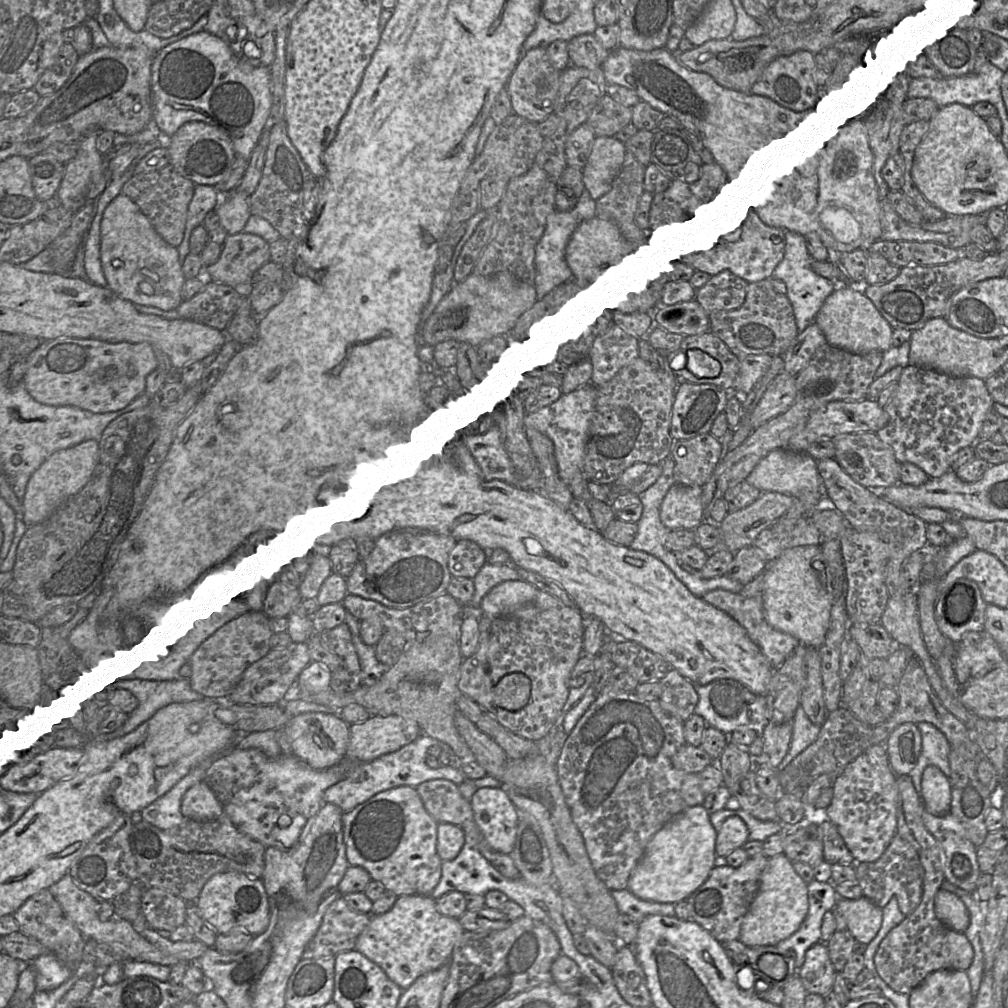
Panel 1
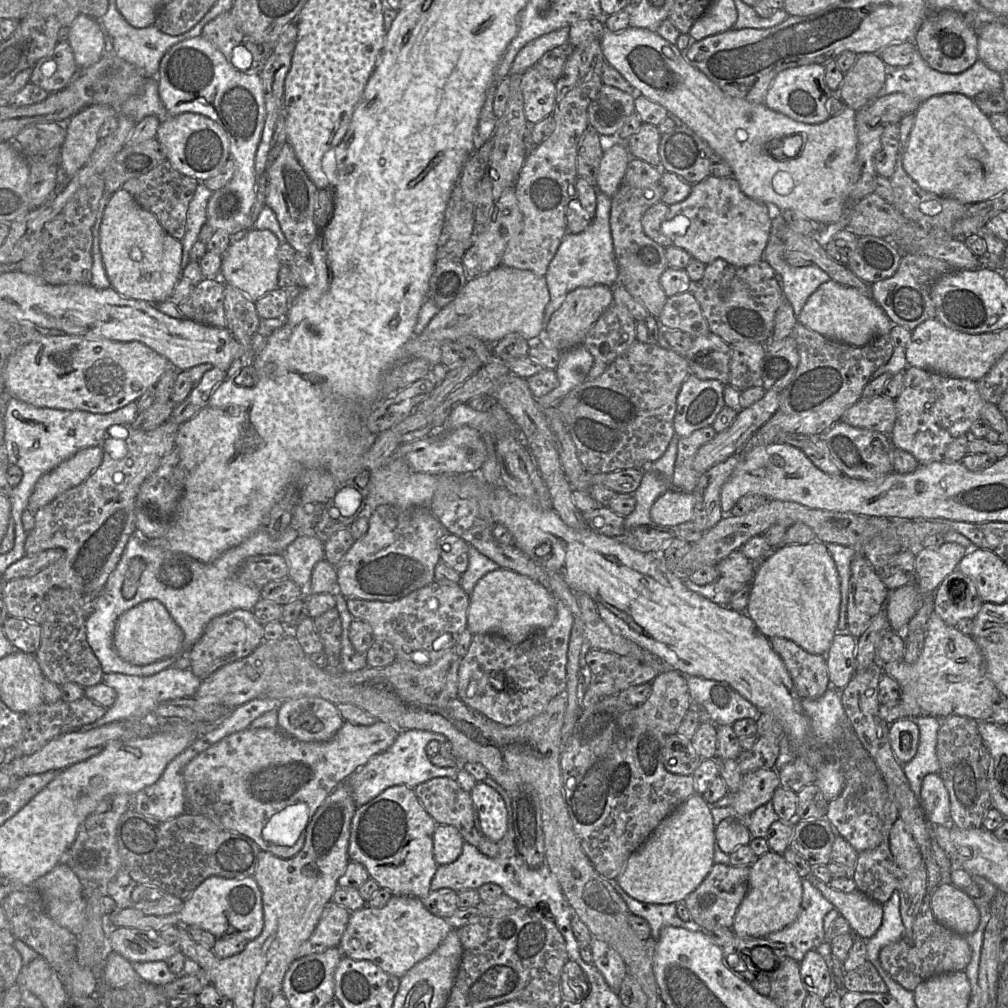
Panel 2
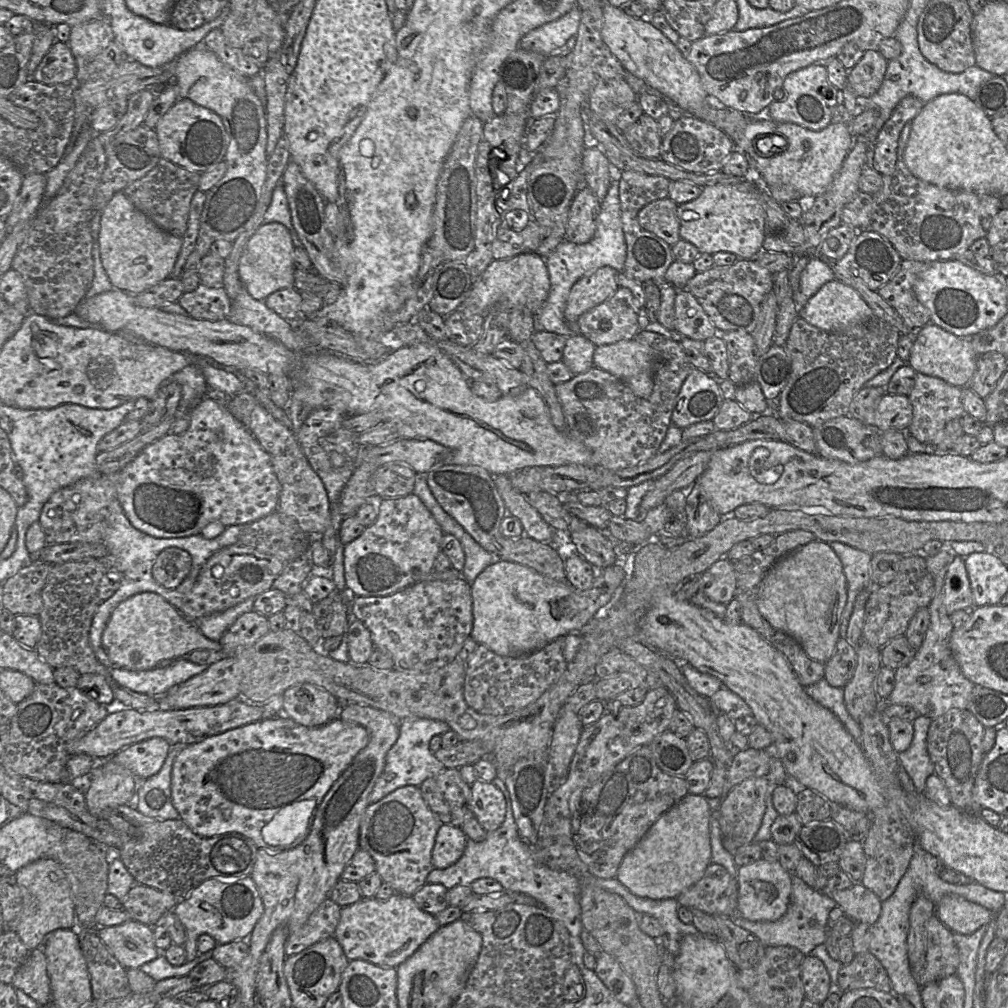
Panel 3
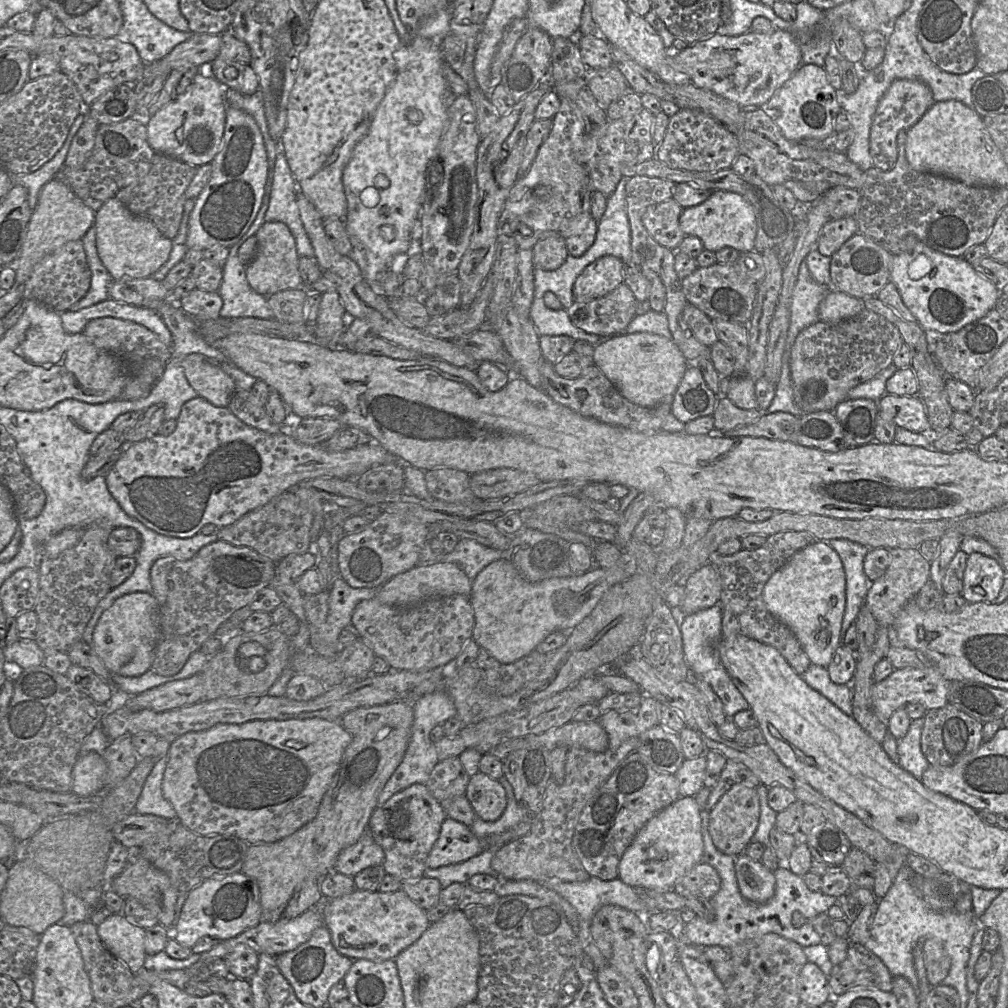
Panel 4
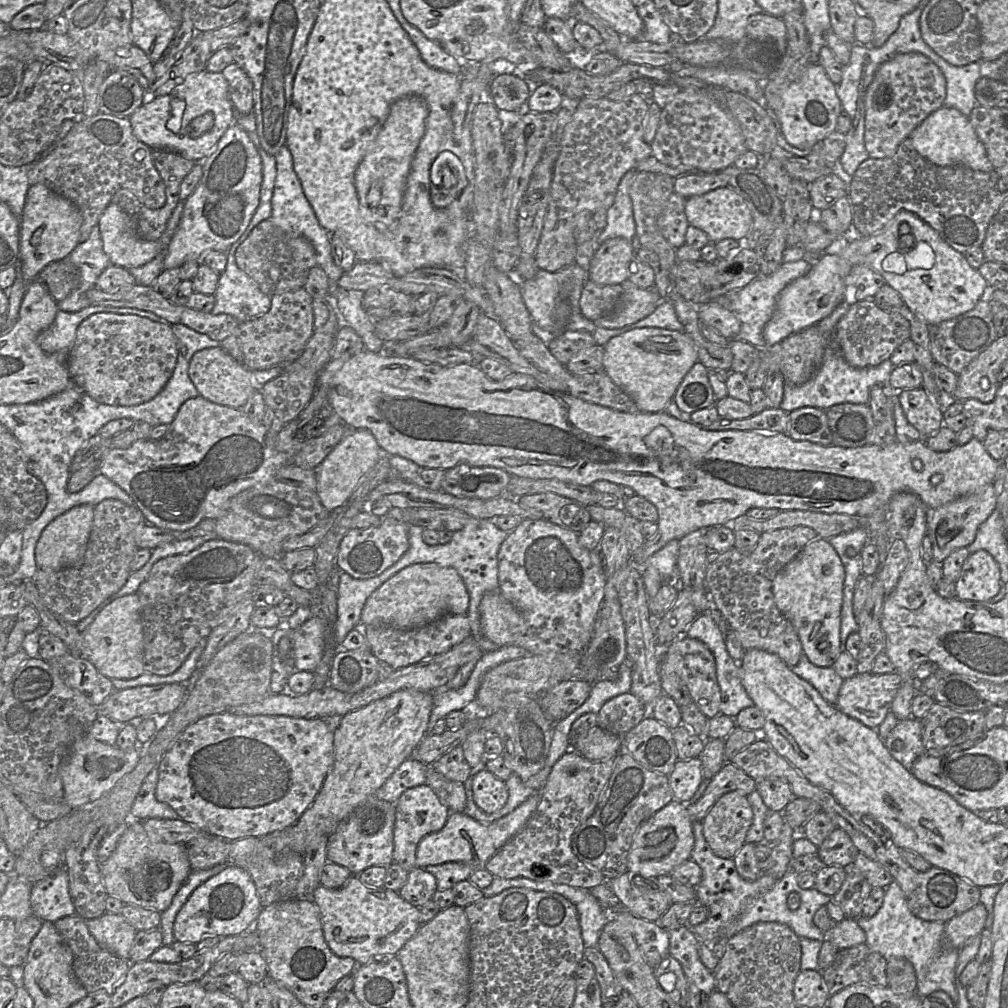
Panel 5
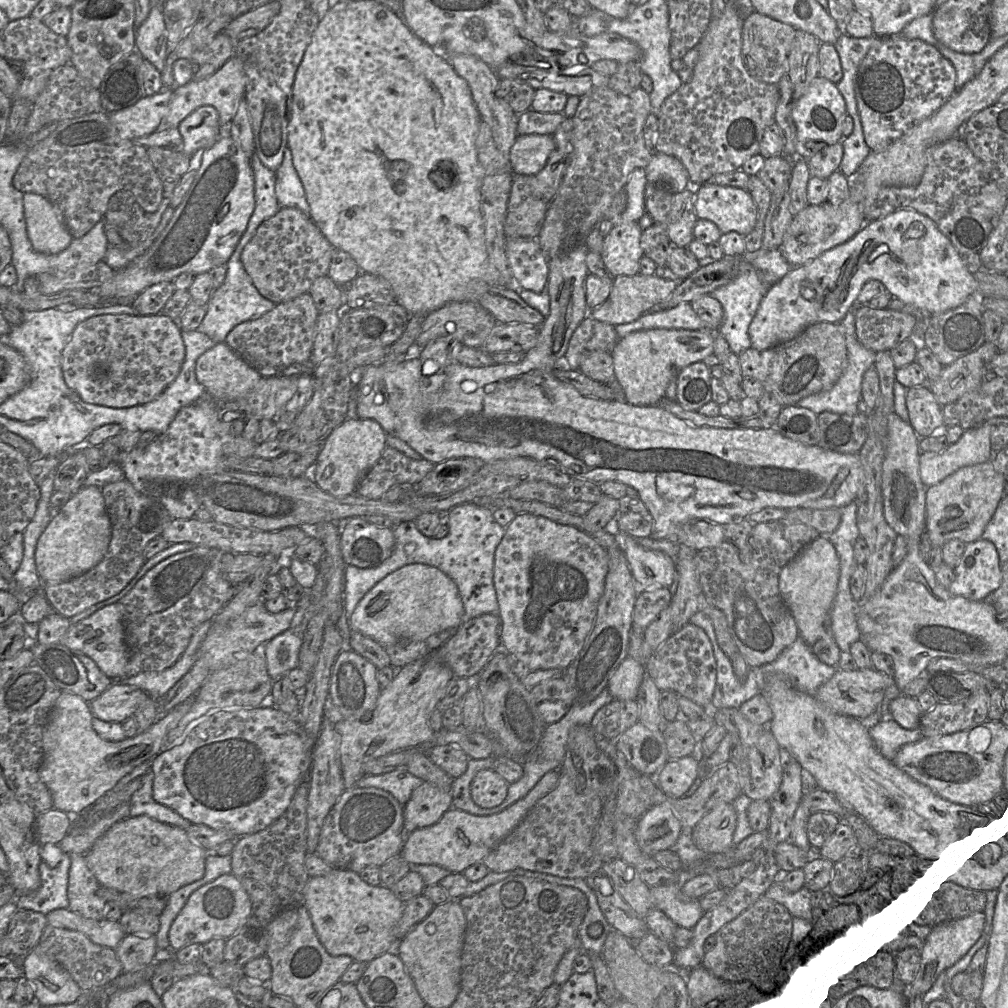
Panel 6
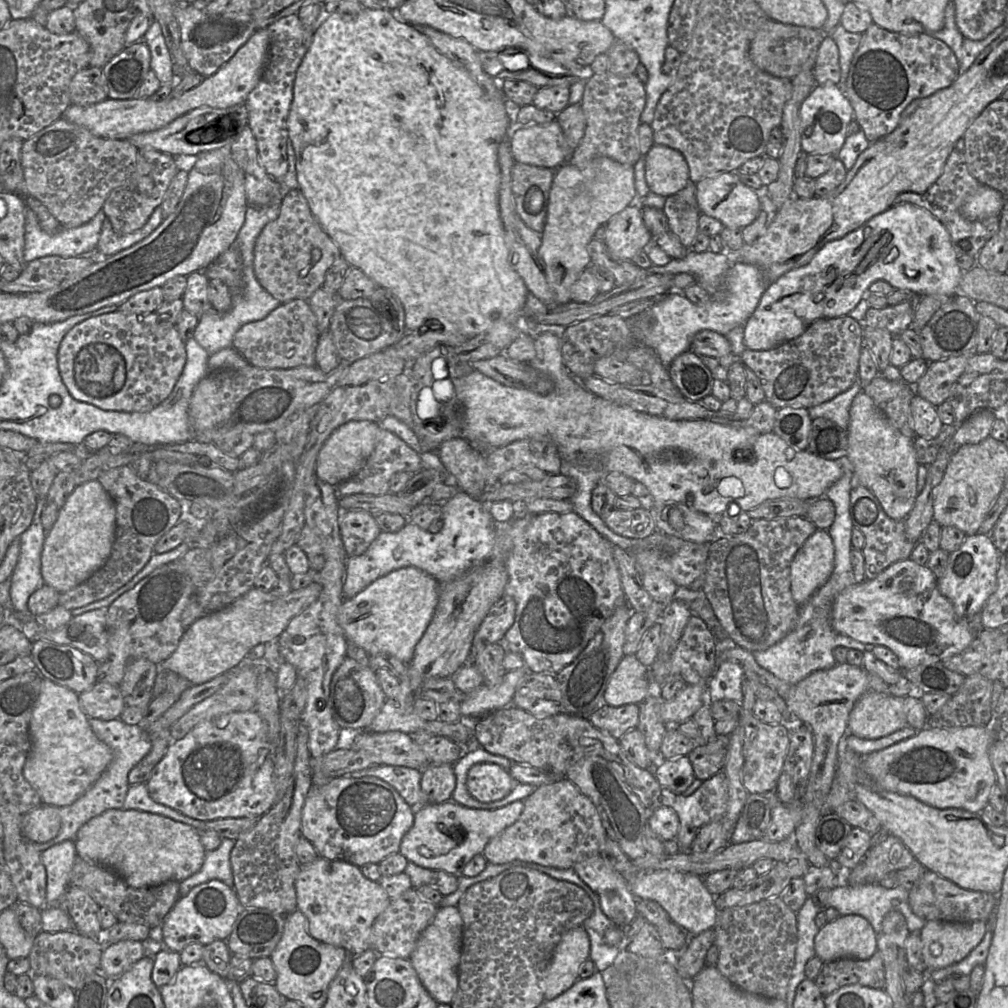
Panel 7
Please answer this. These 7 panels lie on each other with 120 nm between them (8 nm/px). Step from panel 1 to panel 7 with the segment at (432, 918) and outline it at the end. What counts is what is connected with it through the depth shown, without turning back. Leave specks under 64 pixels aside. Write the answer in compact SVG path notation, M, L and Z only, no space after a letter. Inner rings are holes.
M320 856L301 865L295 891L297 909L308 919L309 934L320 942L345 949L353 956L372 948L372 925L391 901L381 884L366 878L360 867Z

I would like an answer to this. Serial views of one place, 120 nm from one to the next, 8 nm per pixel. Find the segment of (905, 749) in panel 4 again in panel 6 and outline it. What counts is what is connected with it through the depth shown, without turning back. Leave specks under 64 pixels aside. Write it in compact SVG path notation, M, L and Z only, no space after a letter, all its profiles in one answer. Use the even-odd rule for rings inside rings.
M890 717L870 721L870 735L880 751L889 760L894 760L899 750L906 744L917 742L922 738L920 727L905 729Z

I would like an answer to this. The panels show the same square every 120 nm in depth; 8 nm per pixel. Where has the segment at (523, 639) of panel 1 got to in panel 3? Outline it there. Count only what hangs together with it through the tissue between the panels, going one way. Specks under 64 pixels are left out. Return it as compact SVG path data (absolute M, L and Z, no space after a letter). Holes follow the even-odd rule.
M564 636L530 654L519 657L500 656L478 644L465 662L463 695L469 707L487 715L505 715L526 707L552 687L564 673Z

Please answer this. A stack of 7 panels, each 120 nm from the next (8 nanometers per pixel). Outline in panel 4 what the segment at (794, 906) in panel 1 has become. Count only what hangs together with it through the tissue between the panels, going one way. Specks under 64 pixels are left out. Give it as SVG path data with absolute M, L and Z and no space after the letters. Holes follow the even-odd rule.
M744 853L736 856L735 872L742 896L752 902L764 903L775 893L774 872L760 861L755 861Z

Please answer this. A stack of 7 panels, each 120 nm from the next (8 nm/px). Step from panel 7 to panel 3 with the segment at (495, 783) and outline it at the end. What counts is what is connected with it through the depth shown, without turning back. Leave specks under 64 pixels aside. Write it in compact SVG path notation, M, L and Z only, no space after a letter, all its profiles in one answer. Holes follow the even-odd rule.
M476 779L470 785L471 810L479 824L486 831L498 829L506 815L506 801L503 793L492 782Z

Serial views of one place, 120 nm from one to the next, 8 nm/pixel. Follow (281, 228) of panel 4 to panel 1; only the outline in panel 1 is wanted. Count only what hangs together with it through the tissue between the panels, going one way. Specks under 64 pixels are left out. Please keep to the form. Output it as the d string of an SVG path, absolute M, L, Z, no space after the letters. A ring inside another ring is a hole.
M242 231L228 235L219 259L204 267L207 280L246 290L253 274L271 260L269 243L259 235Z

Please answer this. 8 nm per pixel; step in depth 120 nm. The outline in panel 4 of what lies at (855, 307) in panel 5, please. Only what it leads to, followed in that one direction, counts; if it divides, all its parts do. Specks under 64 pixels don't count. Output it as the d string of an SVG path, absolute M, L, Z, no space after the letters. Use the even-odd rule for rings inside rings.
M864 308L858 315L838 323L826 323L823 321L818 321L806 327L797 335L790 350L790 373L794 402L804 414L815 413L818 411L834 411L834 409L841 402L848 398L848 393L852 388L861 383L871 380L879 372L891 365L893 363L894 356L896 355L897 351L903 343L904 341L901 333L893 323L888 321L883 316L876 314L866 308Z

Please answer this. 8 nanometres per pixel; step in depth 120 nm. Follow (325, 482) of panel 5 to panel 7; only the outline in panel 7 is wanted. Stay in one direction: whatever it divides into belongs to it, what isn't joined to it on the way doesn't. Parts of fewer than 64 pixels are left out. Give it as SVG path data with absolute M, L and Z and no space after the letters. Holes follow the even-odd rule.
M369 420L349 421L336 428L319 451L316 476L335 487L355 476L373 452L380 428L380 424Z

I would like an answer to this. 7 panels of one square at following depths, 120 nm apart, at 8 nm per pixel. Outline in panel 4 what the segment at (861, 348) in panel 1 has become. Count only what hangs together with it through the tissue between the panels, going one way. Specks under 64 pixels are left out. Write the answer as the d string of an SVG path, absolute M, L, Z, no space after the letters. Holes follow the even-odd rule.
M830 289L819 305L818 316L820 321L838 323L858 315L864 308L863 300Z

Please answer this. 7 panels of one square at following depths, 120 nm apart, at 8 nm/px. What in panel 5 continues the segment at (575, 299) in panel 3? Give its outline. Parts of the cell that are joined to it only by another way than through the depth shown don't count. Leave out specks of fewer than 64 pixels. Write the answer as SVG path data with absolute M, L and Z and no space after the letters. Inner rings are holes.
M612 238L598 245L587 279L599 285L621 285L628 280L636 255L636 244L624 238Z

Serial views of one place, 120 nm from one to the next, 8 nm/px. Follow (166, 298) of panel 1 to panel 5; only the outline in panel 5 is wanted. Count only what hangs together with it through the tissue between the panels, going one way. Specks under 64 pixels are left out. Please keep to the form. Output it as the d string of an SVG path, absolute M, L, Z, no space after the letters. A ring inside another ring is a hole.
M110 203L97 224L103 249L111 264L130 269L153 260L161 251L161 243L141 238L135 220L115 203Z

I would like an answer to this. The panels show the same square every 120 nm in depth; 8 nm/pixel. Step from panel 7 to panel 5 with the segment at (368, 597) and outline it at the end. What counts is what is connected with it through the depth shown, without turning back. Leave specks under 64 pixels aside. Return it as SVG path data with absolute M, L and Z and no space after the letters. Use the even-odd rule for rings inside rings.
M418 563L403 568L367 599L361 613L362 625L389 625L400 629L423 627L444 614L466 615L469 594L459 573L436 563Z

